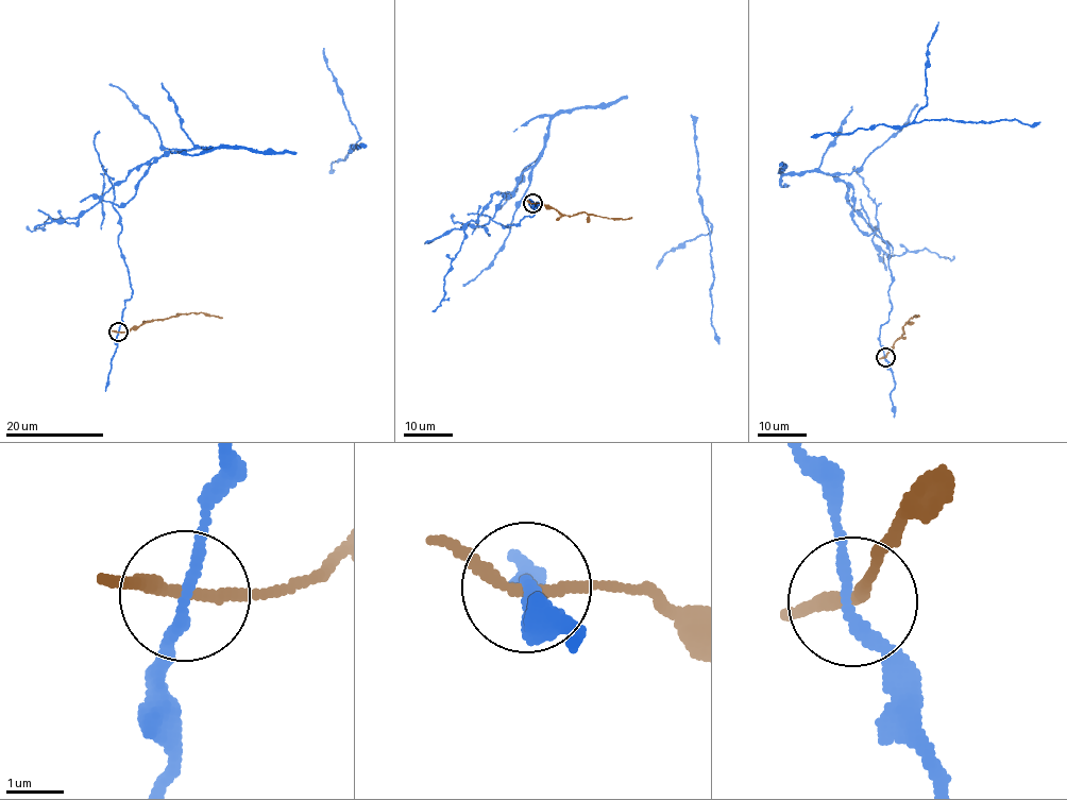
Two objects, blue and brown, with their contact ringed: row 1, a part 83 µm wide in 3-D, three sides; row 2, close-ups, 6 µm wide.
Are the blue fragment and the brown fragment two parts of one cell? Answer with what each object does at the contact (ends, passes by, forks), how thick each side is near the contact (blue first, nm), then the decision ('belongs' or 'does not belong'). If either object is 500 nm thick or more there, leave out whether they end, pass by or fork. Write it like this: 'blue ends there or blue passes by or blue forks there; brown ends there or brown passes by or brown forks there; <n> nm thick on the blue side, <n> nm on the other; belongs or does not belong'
blue passes by; brown passes by; 170 nm thick on the blue side, 190 nm on the other; does not belong

